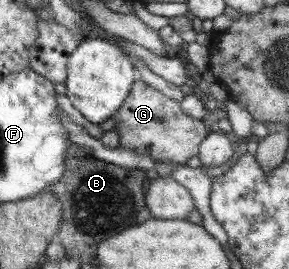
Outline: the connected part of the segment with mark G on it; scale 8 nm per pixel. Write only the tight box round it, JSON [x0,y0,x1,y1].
[109,78,210,165]

